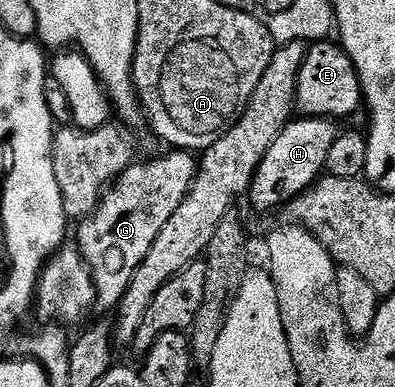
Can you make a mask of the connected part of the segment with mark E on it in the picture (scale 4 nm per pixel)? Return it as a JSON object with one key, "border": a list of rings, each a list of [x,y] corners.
{"border":[[[316,42],[311,45],[298,74],[296,87],[295,111],[301,117],[352,116],[362,108],[360,95],[360,79],[356,73],[354,62],[344,53],[344,49],[336,42]]]}

